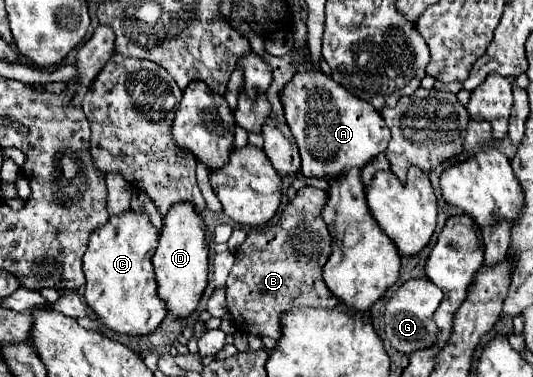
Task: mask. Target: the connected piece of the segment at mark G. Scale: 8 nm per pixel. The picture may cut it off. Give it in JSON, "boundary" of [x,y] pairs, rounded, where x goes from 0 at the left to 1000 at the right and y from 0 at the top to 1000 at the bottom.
{"boundary":[[[767,740],[745,767],[745,777],[730,793],[722,814],[722,883],[737,926],[771,942],[775,931],[805,926],[820,910],[824,867],[812,851],[812,830],[820,825],[827,793],[831,793],[827,767],[812,756],[805,740]]]}

